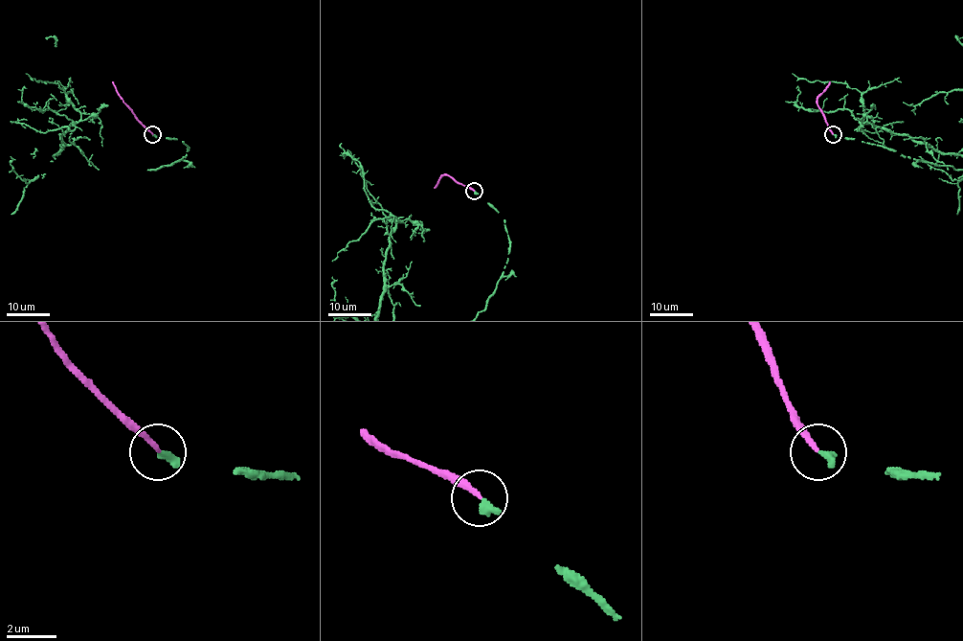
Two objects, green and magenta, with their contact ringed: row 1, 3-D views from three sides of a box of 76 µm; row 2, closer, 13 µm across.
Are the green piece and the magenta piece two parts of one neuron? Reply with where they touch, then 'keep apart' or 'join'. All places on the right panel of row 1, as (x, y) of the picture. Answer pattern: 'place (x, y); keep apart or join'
place (833, 134); join

